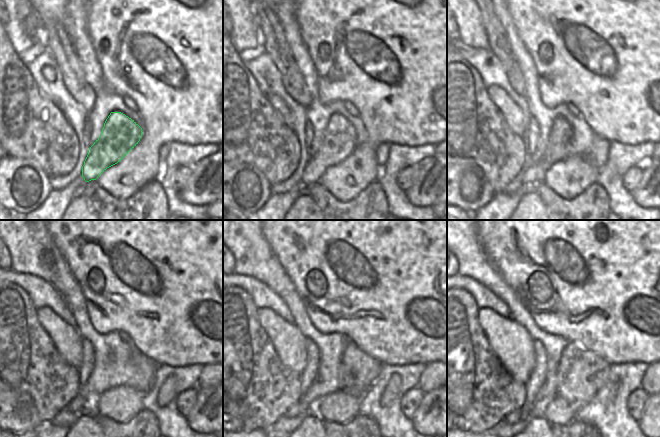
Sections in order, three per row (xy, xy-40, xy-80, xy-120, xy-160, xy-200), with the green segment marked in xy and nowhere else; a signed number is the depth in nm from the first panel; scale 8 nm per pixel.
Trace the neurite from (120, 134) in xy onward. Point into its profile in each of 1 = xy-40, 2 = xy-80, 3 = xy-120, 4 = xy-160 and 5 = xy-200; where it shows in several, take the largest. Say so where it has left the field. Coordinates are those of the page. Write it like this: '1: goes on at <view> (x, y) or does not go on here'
1: goes on at xy-40 (339, 141)
2: goes on at xy-80 (557, 149)
3: goes on at xy-120 (77, 405)
4: goes on at xy-160 (292, 412)
5: goes on at xy-200 (513, 417)

